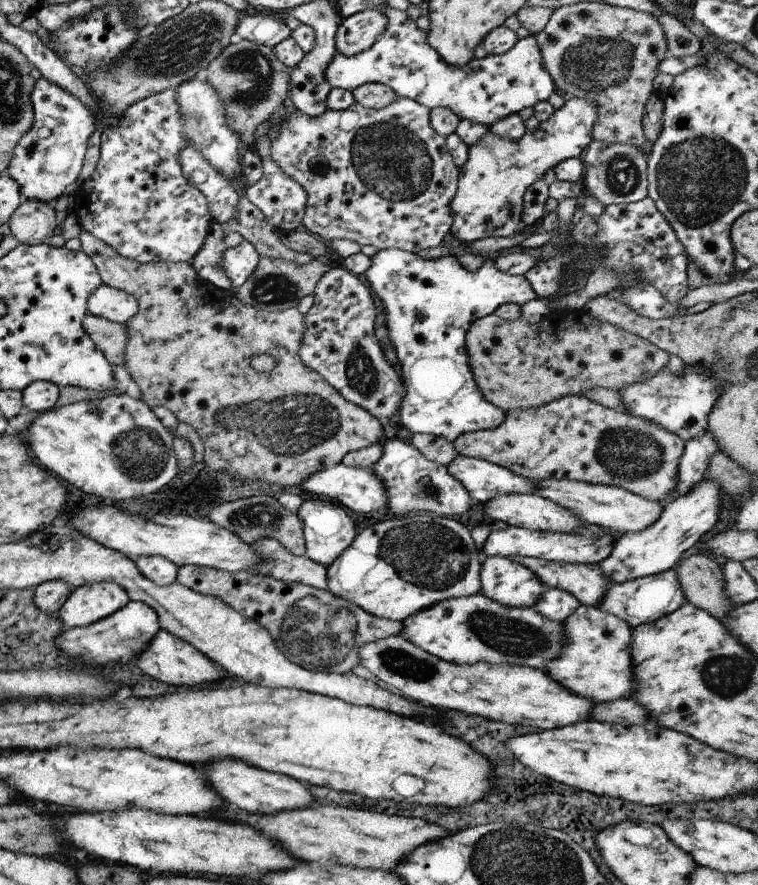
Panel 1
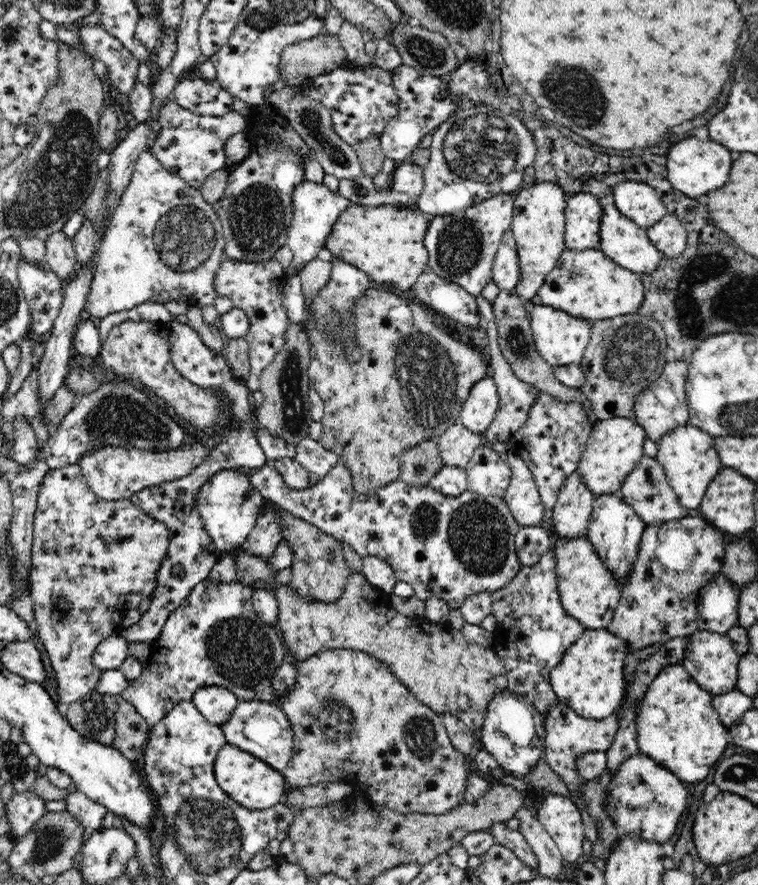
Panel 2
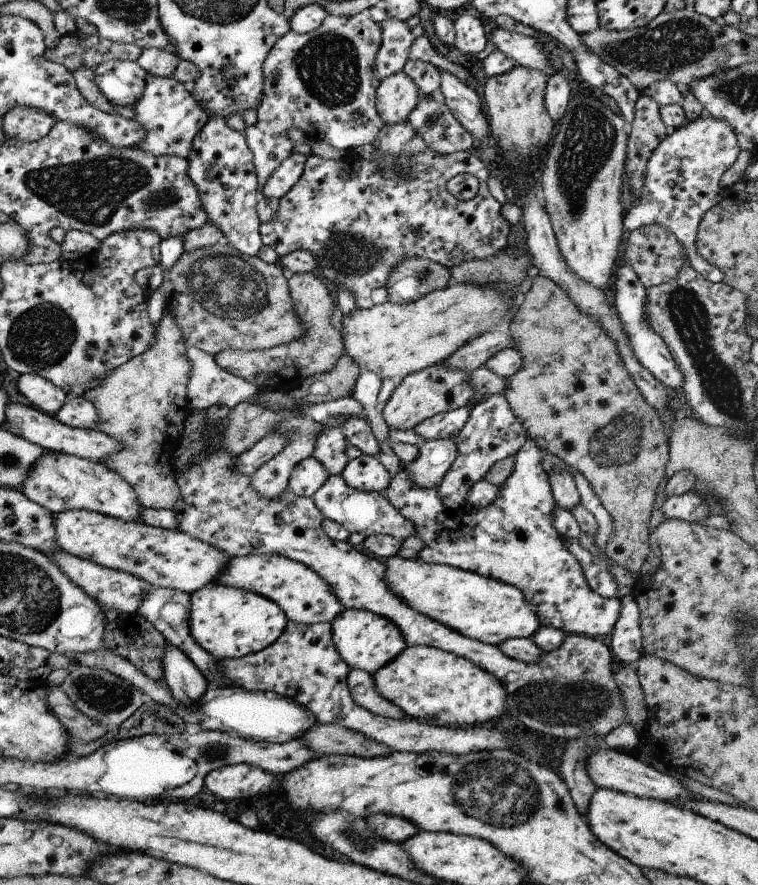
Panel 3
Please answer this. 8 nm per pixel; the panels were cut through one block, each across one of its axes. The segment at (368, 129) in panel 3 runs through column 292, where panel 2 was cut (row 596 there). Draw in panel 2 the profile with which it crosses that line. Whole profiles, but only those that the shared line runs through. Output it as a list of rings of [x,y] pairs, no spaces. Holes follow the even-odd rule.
[[[74,463],[49,469],[44,475],[37,497],[33,535],[30,593],[38,623],[37,634],[57,682],[56,706],[63,712],[68,705],[83,700],[97,685],[103,670],[92,664],[94,648],[108,636],[122,633],[128,594],[139,592],[144,597],[154,592],[156,572],[167,554],[170,534],[164,523],[145,514],[128,498],[121,501],[98,499],[88,487],[80,465]]]

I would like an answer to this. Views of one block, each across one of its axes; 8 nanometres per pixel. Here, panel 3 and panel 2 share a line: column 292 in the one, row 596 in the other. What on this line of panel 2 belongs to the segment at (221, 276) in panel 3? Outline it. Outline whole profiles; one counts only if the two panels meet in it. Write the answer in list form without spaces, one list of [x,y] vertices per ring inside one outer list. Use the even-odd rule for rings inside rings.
[[[280,509],[280,513],[282,513],[283,540],[290,542],[290,547],[294,551],[289,585],[300,596],[320,602],[336,602],[344,592],[351,574],[344,557],[343,544],[302,518],[295,518],[292,514],[288,514],[286,510]]]

